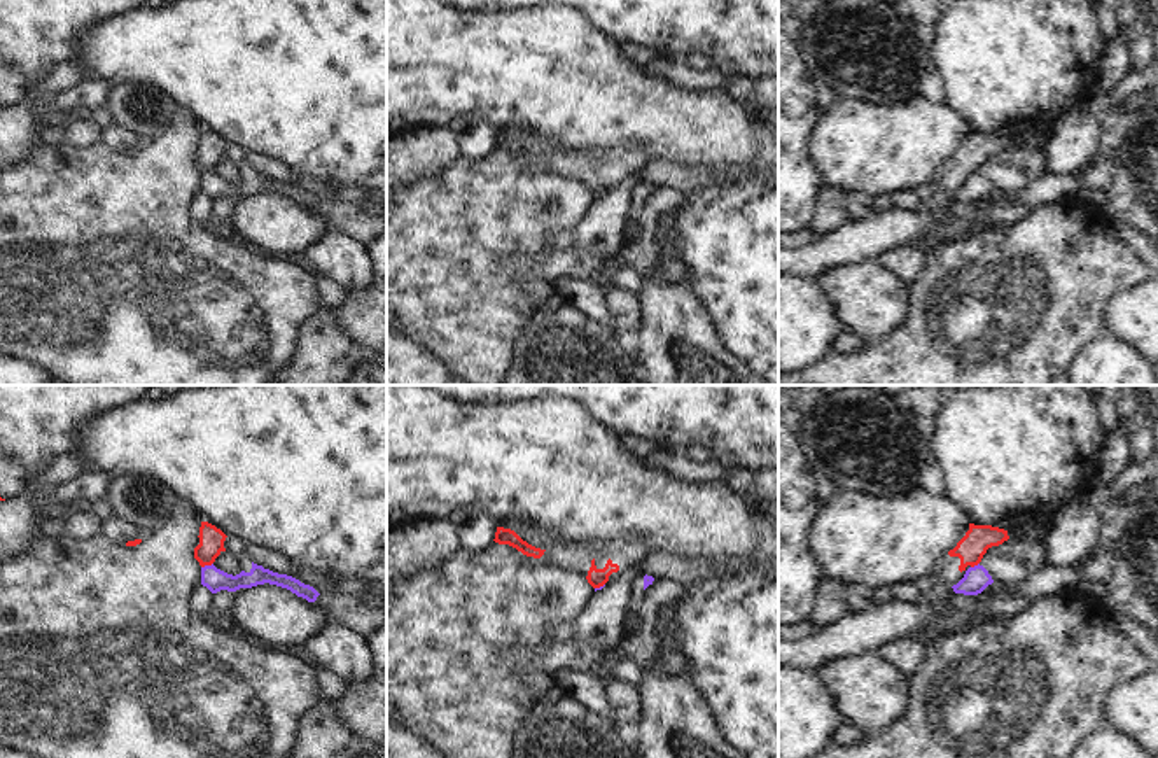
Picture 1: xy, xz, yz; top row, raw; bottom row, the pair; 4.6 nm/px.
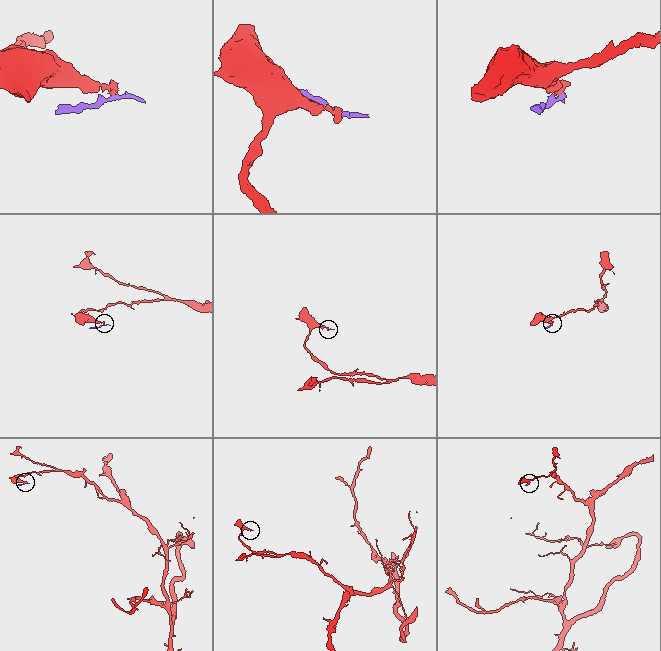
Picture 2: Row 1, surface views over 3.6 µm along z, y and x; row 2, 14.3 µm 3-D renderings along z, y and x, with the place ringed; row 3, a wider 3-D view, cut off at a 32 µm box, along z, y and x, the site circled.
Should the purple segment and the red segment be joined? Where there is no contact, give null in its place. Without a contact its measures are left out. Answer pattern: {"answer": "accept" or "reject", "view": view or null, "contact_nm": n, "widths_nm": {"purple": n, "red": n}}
{"answer": "reject", "view": "xy", "contact_nm": 60, "widths_nm": {"purple": 110, "red": 110}}

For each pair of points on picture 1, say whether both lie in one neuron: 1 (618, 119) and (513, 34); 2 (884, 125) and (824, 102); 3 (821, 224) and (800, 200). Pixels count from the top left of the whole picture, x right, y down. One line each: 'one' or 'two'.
1: one
2: two
3: two

